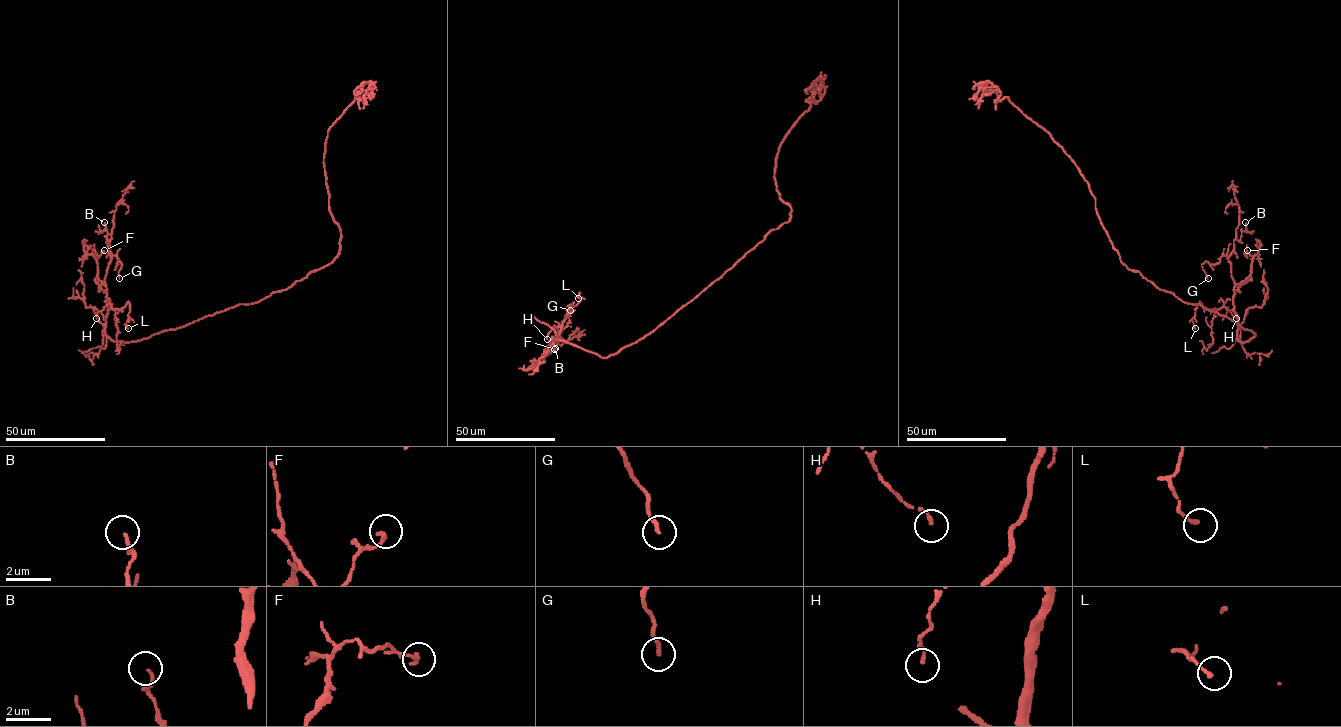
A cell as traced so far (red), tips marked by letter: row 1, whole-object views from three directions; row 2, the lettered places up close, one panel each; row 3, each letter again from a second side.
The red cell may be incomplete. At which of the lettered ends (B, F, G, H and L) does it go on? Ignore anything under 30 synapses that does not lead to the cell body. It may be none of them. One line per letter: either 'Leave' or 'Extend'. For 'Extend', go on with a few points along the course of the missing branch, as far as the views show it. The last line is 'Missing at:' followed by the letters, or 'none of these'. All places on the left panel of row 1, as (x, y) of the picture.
B: Leave
F: Leave
G: Leave
H: Leave
L: Leave
Missing at: none of these

